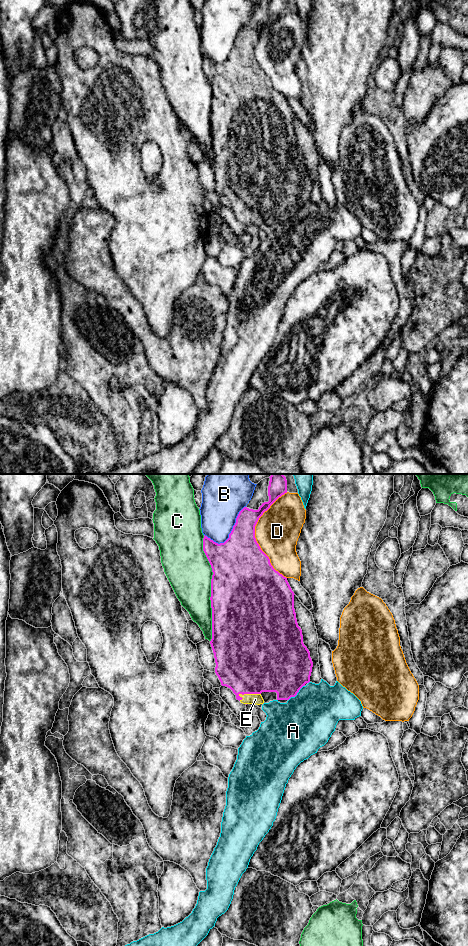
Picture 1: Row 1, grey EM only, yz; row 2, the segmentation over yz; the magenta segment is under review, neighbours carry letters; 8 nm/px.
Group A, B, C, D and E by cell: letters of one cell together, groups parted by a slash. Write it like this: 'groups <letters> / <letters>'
groups A / B / C / D / E

